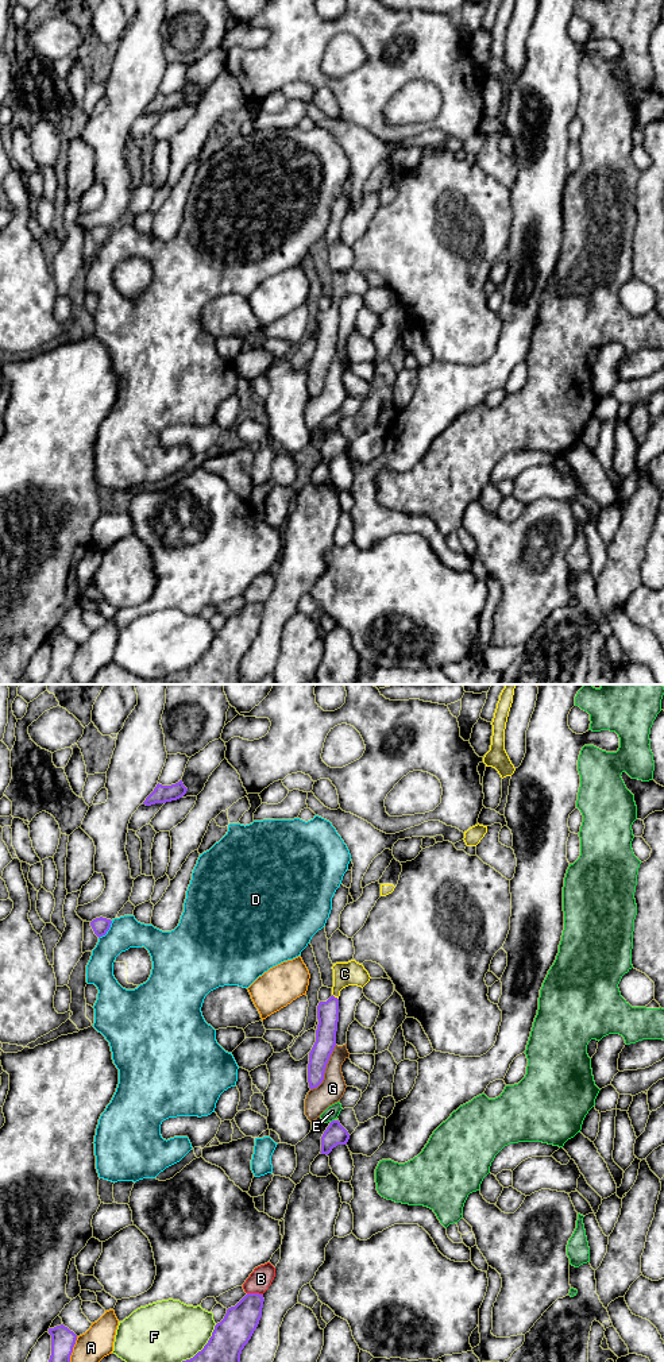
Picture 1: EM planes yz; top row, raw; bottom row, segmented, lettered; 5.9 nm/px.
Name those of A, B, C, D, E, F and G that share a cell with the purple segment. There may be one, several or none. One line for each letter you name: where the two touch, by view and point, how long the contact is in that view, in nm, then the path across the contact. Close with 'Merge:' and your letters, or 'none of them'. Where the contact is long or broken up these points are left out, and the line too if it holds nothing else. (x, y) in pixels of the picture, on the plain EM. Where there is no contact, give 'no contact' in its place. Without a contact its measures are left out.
C: yz (334, 305) | 50 nm | across yz (327, 320), (334, 305), (344, 282)
Merge: C

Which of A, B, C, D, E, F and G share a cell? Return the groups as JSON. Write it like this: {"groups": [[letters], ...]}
{"groups": [["A"], ["B"], ["C"], ["D"], ["E"], ["F"], ["G"]]}

